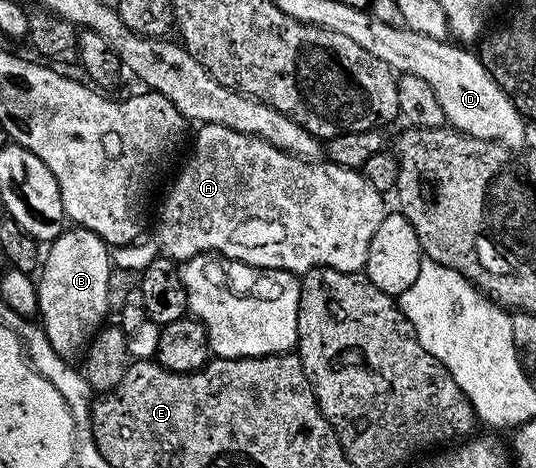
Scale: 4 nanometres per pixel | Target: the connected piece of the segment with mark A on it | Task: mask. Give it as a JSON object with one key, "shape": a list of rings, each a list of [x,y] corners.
{"shape":[[[204,124],[198,130],[201,131],[198,132],[197,139],[193,142],[193,151],[190,152],[185,167],[178,172],[177,179],[170,184],[169,191],[166,192],[165,199],[162,200],[161,207],[157,210],[155,238],[160,243],[160,249],[168,257],[174,260],[184,260],[194,258],[197,254],[216,252],[222,259],[234,258],[235,261],[242,262],[245,266],[257,266],[258,271],[290,270],[292,274],[298,276],[304,276],[308,270],[313,270],[316,266],[326,266],[352,274],[364,271],[367,248],[371,248],[371,236],[375,236],[375,228],[379,228],[379,224],[385,218],[387,207],[385,207],[384,200],[386,199],[383,194],[373,188],[361,172],[334,166],[325,160],[304,162],[293,154],[275,148],[270,142],[264,142],[262,138],[253,138],[249,134],[235,132],[219,124]]]}

